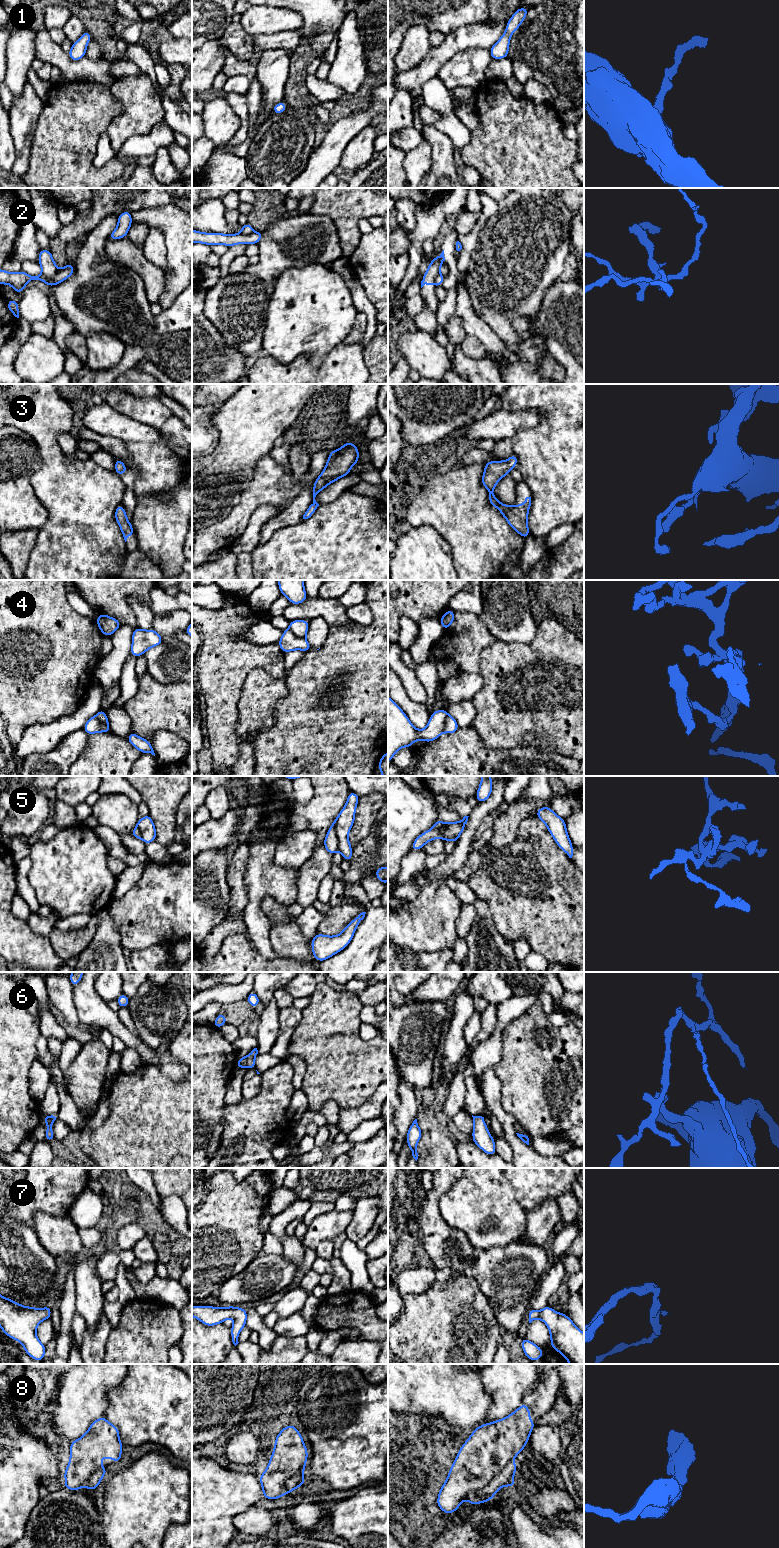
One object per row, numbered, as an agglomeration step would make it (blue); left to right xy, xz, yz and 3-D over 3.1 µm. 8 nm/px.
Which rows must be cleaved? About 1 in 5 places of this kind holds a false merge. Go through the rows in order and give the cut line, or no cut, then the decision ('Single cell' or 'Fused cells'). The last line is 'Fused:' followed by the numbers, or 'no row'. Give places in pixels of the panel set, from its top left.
1: No split. Single cell
2: Split along xy (58, 270), (51, 277), (46, 277), (42, 274). Fused cells
3: No split. Single cell
4: Split along yz (448, 714), (443, 731). Fused cells
5: Split along xz (334, 821), (338, 849). Fused cells
6: Split along xz (245, 1057), (248, 1066). Fused cells
7: No split. Single cell
8: Split along yz (510, 1462), (483, 1488), (471, 1491), (466, 1497). Fused cells
Fused: 2, 4, 5, 6, 8

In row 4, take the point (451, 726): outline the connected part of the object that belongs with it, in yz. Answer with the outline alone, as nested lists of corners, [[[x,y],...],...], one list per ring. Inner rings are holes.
[[[448,714],[444,723],[444,732],[454,734],[458,728],[459,726],[455,718]]]

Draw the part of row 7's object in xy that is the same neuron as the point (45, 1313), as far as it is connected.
[[[0,1295],[0,1327],[12,1339],[19,1341],[25,1352],[36,1361],[43,1361],[46,1347],[37,1335],[36,1328],[42,1320],[51,1317],[50,1305],[36,1309],[25,1307]]]

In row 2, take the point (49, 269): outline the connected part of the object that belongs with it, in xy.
[[[40,250],[38,263],[42,268],[42,274],[48,278],[52,278],[58,271],[50,250]]]

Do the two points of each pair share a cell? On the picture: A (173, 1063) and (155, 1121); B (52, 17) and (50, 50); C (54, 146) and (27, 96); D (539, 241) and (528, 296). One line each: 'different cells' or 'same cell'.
A: different cells
B: different cells
C: different cells
D: same cell

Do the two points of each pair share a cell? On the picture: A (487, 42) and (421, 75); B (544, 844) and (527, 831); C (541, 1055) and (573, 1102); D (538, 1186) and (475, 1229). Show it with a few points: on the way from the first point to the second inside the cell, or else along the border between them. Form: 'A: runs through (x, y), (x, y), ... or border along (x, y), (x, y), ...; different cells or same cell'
A: runs through (471, 41), (455, 42), (437, 59); same cell
B: runs through (544, 839), (536, 831), (532, 831); same cell
C: runs through (542, 1067), (561, 1090); same cell
D: runs through (522, 1186), (518, 1186), (491, 1213); same cell

